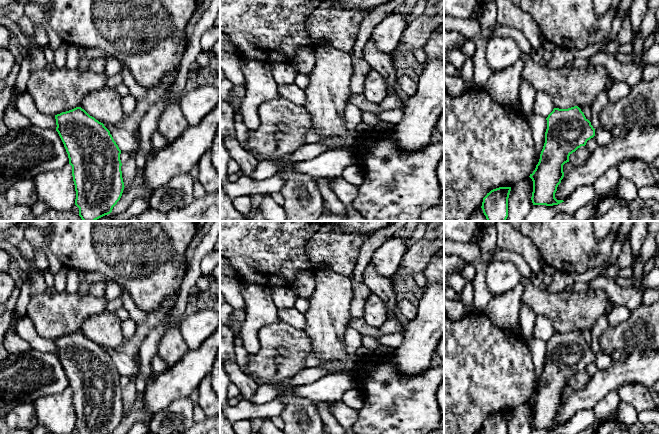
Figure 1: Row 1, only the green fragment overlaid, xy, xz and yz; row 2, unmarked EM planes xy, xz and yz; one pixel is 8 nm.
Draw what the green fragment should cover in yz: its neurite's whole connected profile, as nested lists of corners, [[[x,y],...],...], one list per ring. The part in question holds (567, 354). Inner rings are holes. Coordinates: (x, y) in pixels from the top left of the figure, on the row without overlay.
[[[578,330],[568,333],[554,332],[546,344],[545,367],[539,386],[529,401],[533,405],[531,421],[533,429],[553,430],[564,426],[555,422],[557,411],[564,401],[563,389],[569,386],[569,380],[573,376],[581,370],[585,370],[587,365],[595,360],[595,353]]]

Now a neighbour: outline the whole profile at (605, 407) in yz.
[[[610,392],[593,407],[595,416],[598,420],[605,421],[607,417],[616,412],[619,403],[620,398],[618,392]]]

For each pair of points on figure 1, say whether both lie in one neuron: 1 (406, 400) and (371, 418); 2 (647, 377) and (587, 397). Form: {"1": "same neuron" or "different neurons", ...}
{"1": "same neuron", "2": "same neuron"}

